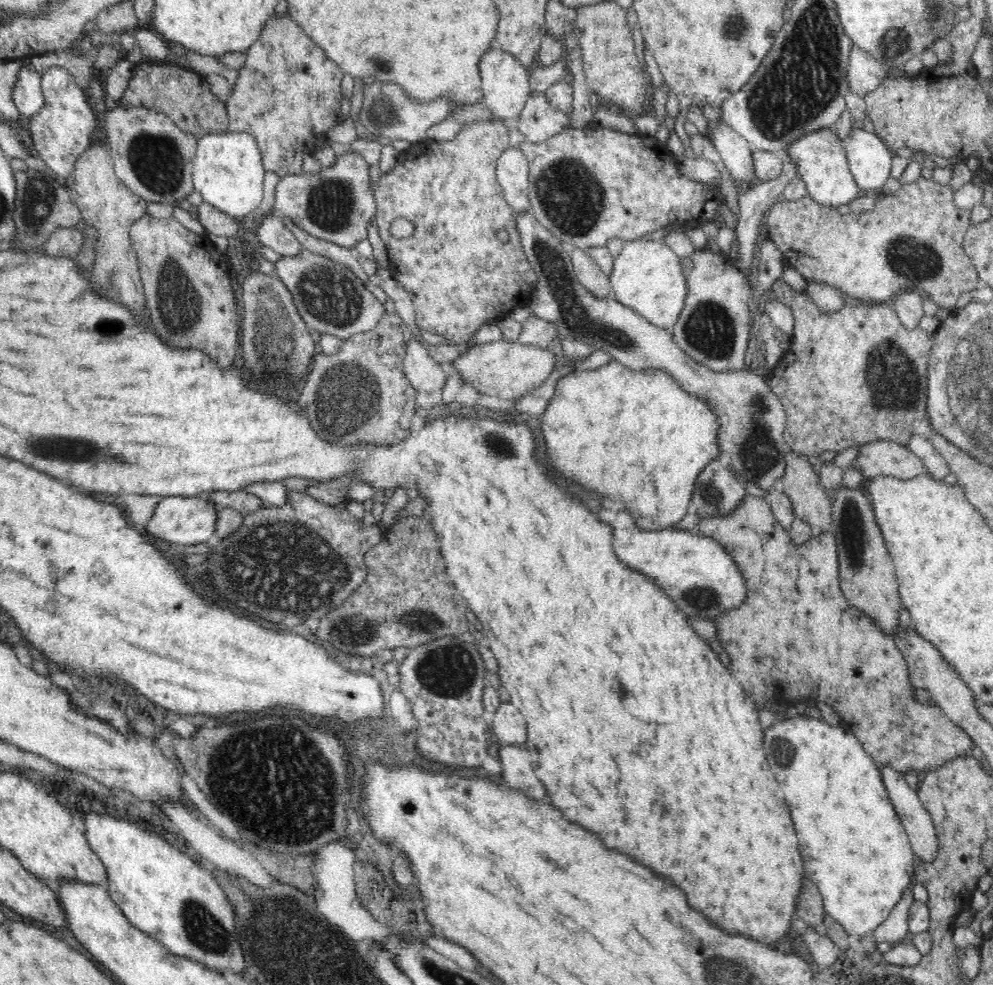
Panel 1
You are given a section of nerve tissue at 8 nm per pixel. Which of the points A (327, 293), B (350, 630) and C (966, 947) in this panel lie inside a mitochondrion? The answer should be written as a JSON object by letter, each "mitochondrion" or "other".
{"A":"mitochondrion","B":"mitochondrion","C":"other"}

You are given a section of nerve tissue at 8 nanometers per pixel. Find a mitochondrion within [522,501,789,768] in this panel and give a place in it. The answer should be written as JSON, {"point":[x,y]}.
{"point":[700,597]}

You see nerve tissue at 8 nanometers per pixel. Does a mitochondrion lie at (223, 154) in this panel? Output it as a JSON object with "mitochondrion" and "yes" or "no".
{"mitochondrion":"no"}

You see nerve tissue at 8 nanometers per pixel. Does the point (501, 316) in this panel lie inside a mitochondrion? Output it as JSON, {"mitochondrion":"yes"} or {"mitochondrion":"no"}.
{"mitochondrion":"no"}

